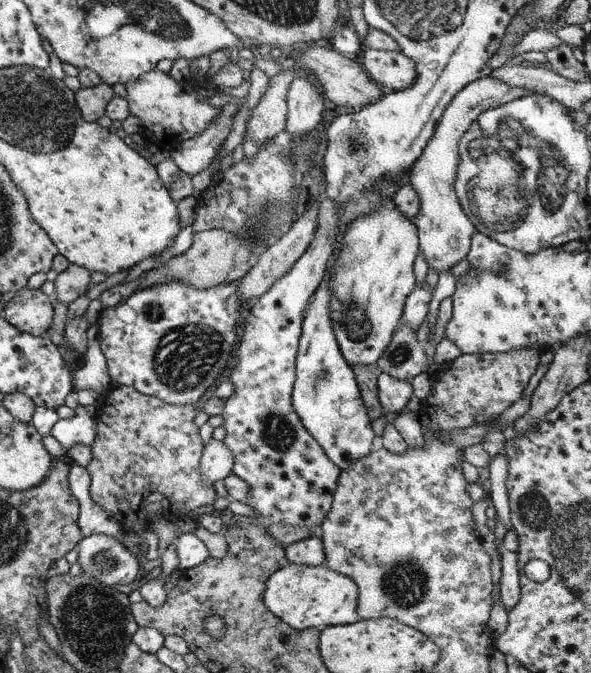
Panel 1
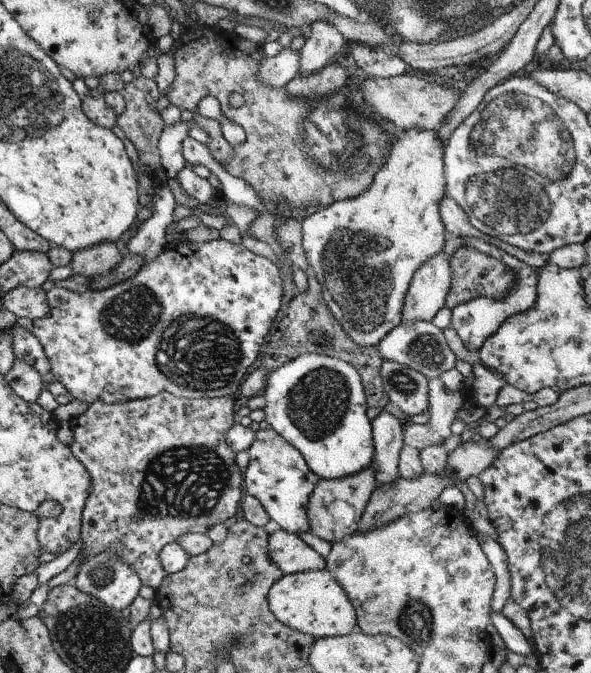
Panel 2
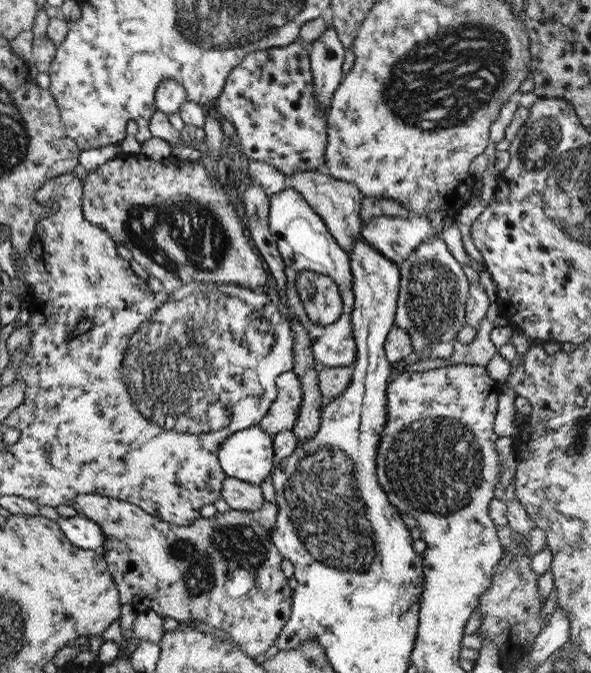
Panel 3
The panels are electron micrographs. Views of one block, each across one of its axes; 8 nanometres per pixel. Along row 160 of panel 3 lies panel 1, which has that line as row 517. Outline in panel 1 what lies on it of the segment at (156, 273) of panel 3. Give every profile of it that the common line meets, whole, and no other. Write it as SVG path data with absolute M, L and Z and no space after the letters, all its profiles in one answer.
M116 385L111 386L108 391L103 392L100 396L100 400L95 406L95 412L93 414L95 421L95 436L89 445L91 459L84 467L89 473L89 486L88 493L91 502L100 506L100 509L108 516L109 519L114 520L120 528L127 534L133 534L137 530L142 530L146 533L151 533L150 528L151 520L157 517L163 517L171 523L175 523L181 518L197 517L201 518L203 515L209 515L216 513L213 509L213 502L217 497L215 491L209 483L200 481L200 470L198 469L200 458L202 455L202 448L204 445L199 438L198 428L193 423L193 418L198 413L197 409L193 405L170 405L161 399L154 396L144 395L137 392L133 387L129 385Z

